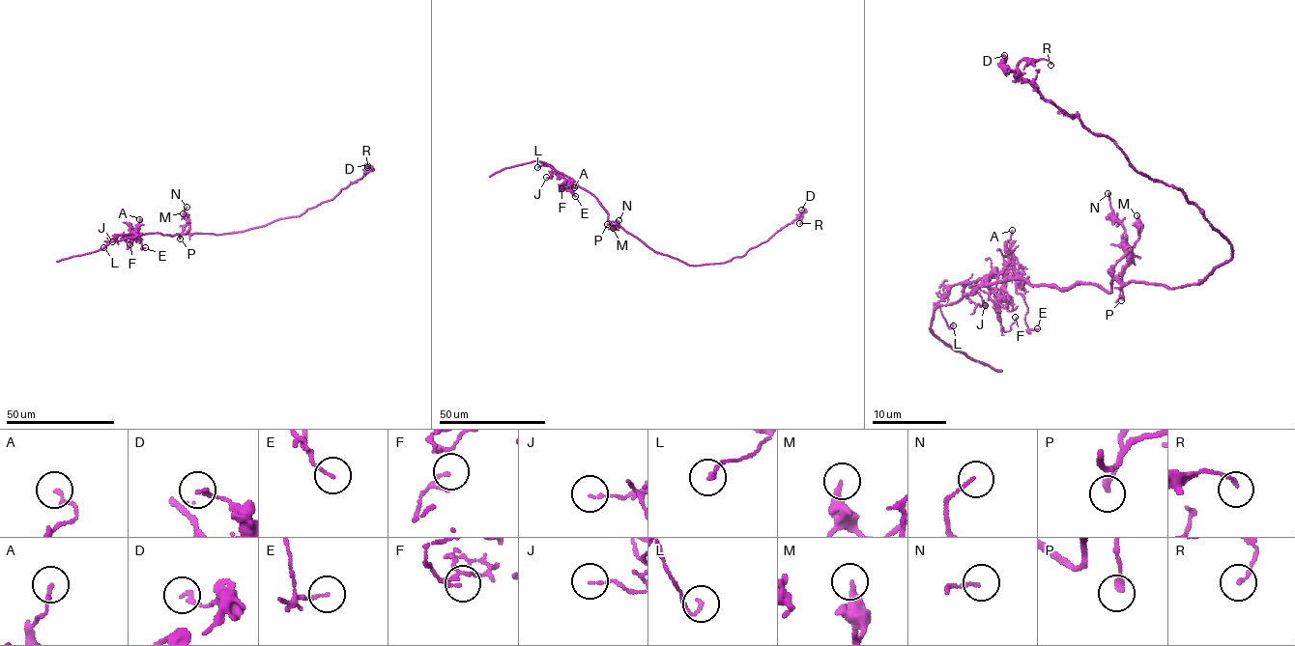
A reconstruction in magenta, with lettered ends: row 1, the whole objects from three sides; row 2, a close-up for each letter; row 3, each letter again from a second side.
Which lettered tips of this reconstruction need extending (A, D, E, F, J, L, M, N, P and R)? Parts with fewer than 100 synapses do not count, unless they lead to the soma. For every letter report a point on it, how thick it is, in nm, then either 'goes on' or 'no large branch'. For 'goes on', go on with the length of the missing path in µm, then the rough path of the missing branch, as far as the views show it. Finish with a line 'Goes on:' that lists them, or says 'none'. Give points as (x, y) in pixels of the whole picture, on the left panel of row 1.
A: place (139, 219); calibre 150 nm; no large branch
D: place (367, 165); calibre 160 nm; no large branch
E: place (145, 247); calibre 110 nm; no large branch
F: place (129, 244); calibre 90 nm; no large branch
J: place (112, 241); calibre 90 nm; no large branch
L: place (103, 247); calibre 120 nm; no large branch
M: place (183, 213); calibre 320 nm; no large branch
N: place (187, 207); calibre 120 nm; no large branch
P: place (180, 238); calibre 240 nm; no large branch
R: place (367, 167); calibre 140 nm; no large branch
Goes on: none

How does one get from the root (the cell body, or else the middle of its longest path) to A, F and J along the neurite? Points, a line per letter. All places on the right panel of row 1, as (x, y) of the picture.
A: (1180, 287), (1113, 280), (1107, 293), (1092, 283), (1057, 289), (1003, 279), (984, 284), (1005, 267), (1012, 230)
F: (1180, 287), (1113, 280), (1107, 293), (1092, 283), (984, 284), (991, 274), (1004, 276), (1005, 331), (1015, 317)
J: (1180, 287), (1113, 280), (1107, 293), (1092, 283), (1057, 289), (1026, 279), (967, 282), (964, 294), (985, 305)

